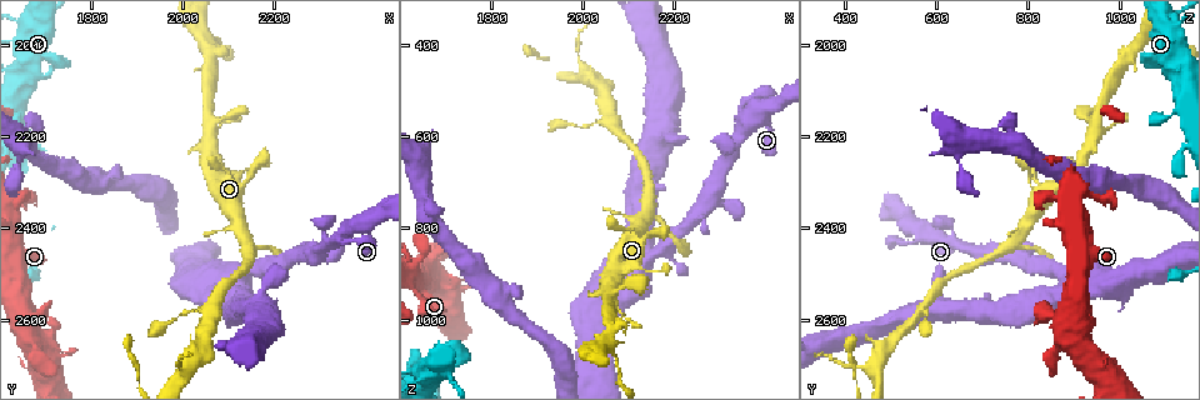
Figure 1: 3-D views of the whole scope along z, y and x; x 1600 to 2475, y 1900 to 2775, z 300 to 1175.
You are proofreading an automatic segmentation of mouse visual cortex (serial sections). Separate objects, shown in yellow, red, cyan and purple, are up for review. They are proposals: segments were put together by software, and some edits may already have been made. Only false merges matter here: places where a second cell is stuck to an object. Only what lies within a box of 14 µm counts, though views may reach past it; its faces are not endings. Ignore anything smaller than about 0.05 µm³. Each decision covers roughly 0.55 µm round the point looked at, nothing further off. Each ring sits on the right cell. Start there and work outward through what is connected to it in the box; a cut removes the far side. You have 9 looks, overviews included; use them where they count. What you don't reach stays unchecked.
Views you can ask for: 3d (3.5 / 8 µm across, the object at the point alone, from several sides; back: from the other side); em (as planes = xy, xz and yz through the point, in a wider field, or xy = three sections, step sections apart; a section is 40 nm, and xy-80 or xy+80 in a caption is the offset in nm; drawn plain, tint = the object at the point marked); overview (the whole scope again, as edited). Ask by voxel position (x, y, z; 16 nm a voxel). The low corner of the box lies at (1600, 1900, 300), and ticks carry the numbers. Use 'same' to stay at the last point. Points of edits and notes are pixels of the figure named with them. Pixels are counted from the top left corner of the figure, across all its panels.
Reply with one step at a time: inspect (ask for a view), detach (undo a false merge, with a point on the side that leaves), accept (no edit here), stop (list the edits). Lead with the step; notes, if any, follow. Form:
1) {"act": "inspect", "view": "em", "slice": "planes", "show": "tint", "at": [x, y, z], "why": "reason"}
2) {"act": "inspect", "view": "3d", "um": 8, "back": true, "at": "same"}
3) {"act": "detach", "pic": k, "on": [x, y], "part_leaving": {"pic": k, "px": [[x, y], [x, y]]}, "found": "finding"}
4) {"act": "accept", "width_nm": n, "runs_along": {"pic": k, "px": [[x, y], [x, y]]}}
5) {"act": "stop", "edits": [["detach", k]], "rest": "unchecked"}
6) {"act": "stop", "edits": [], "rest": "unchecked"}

{"act": "inspect", "view": "3d", "um": 3.5, "at": [1670, 2695, 965]}

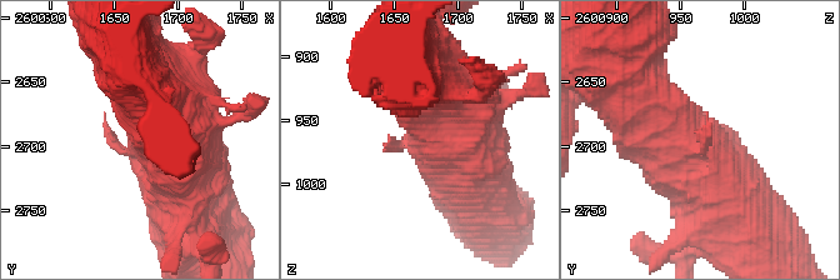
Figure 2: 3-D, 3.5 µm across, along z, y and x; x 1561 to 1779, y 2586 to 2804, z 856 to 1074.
{"act": "inspect", "view": "em", "slice": "xy", "step": 2, "show": "plain", "at": [1668, 2698, 968], "why": "now the EM"}

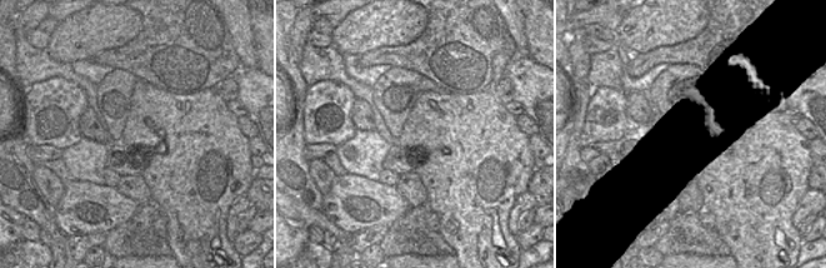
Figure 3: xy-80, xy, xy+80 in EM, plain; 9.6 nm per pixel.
{"act": "inspect", "view": "em", "slice": "xy", "step": 2, "show": "tint", "at": "same", "why": "with the object marked"}

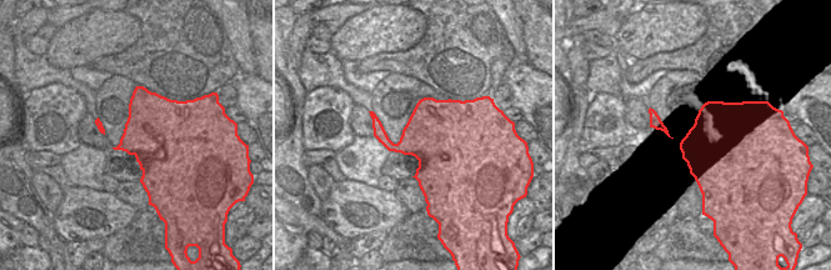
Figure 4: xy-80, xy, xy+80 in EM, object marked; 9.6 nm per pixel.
{"act": "accept", "runs_along": {"pic": 2, "px": [[439, 86], [455, 115], [385, 148]]}, "found": "one cell here"}

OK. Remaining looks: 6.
{"act": "inspect", "view": "3d", "um": 8, "at": [1680, 2065, 1115], "why": "abrupt turn"}

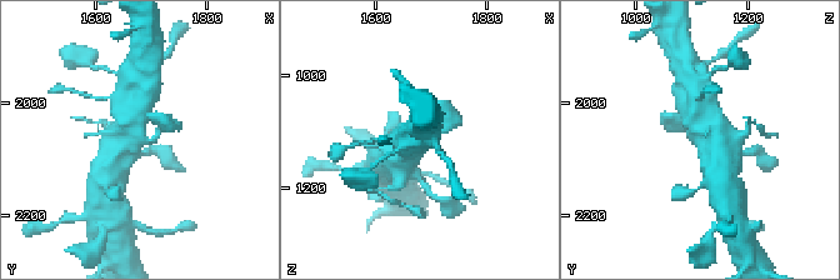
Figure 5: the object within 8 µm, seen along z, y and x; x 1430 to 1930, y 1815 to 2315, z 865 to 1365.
{"act": "inspect", "view": "em", "slice": "xy", "step": 5, "show": "tint", "at": [1680, 2065, 1110], "arm_widths_nm": [200, 900]}

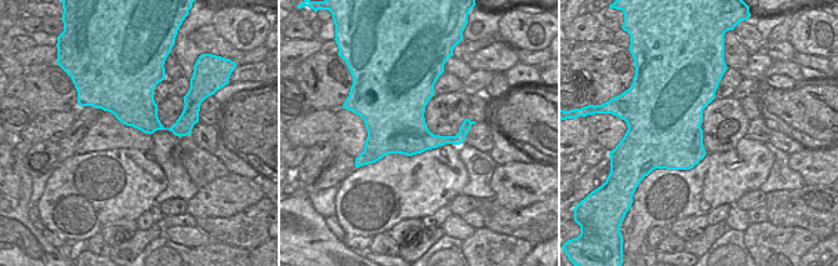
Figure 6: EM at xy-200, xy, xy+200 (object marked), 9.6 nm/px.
{"act": "accept", "found": "continuous, no second cell"}

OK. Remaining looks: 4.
{"act": "inspect", "view": "em", "slice": "xy", "step": 5, "show": "tint", "at": [2010, 2705, 460], "why": "arms part here"}

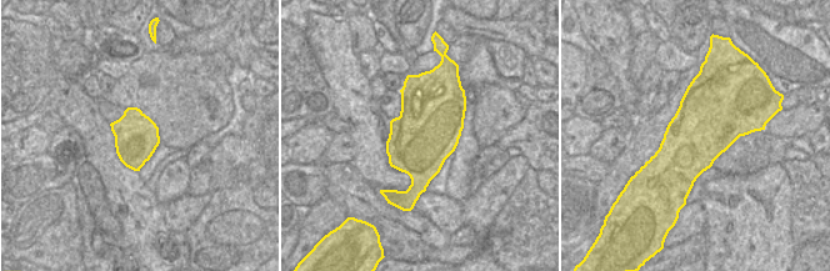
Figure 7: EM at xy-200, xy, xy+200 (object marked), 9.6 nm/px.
{"act": "inspect", "view": "3d", "um": 3.5, "at": "same"}

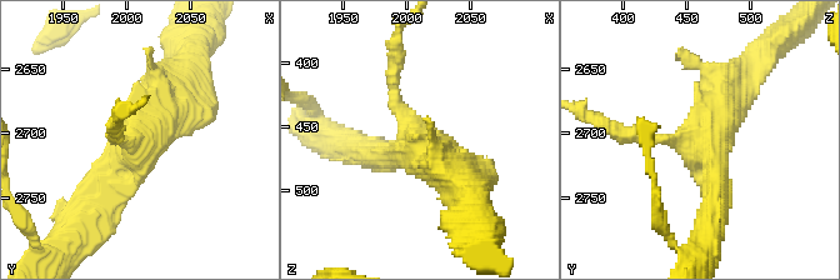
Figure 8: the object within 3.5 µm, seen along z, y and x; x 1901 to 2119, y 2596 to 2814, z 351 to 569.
{"act": "accept", "runs_along": {"pic": 8, "px": [[185, 79], [89, 209]]}, "found": "one cell here"}

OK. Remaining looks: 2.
{"act": "inspect", "view": "3d", "um": 3.5, "back": true, "at": [2340, 2425, 565], "why": "three arms meet"}

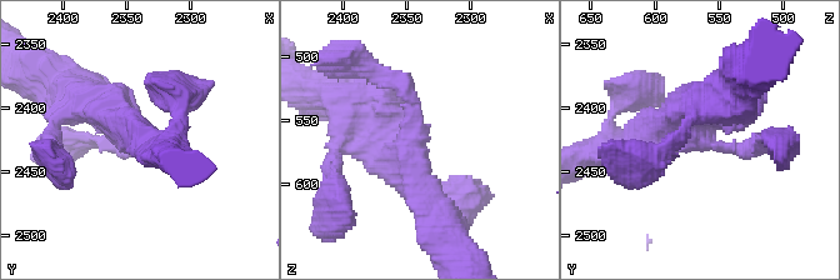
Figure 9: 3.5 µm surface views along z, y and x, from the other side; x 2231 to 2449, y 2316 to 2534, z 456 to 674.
{"act": "inspect", "view": "em", "slice": "planes", "show": "tint", "at": [2346, 2424, 568], "arms": 3, "arm_widths_nm": [200, 400, 400]}

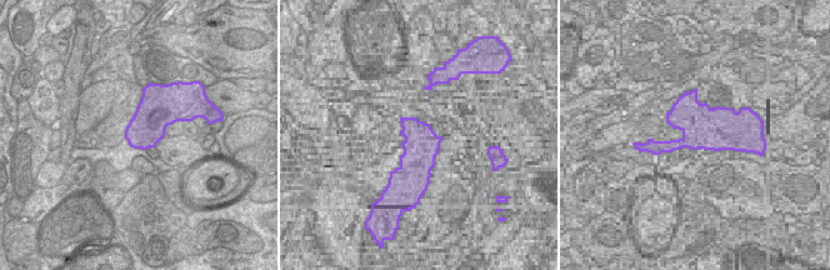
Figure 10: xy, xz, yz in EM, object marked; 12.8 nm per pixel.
{"act": "accept", "runs_along": {"pic": 9, "px": [[698, 106], [681, 119], [708, 145], [761, 141]]}, "found": "all the same cell"}

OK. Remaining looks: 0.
{"act": "stop", "edits": [], "rest": "unchecked"}

